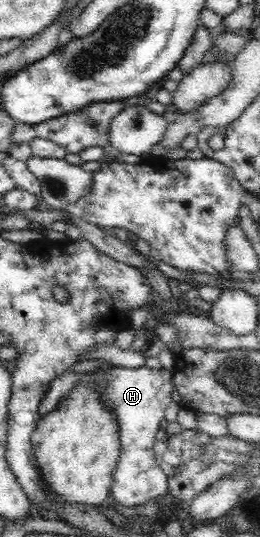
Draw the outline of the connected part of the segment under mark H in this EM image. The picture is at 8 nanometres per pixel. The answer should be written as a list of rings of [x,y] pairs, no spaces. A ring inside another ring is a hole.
[[[114,367],[104,372],[69,372],[53,381],[51,391],[41,401],[38,413],[43,419],[57,412],[65,397],[75,391],[78,385],[92,391],[98,397],[101,406],[113,416],[119,434],[120,454],[113,470],[109,499],[105,505],[110,508],[115,519],[120,519],[126,514],[124,510],[132,512],[151,498],[168,495],[168,477],[157,463],[154,445],[157,443],[155,433],[159,431],[159,423],[164,420],[165,412],[172,401],[172,375],[171,371],[148,367]]]

